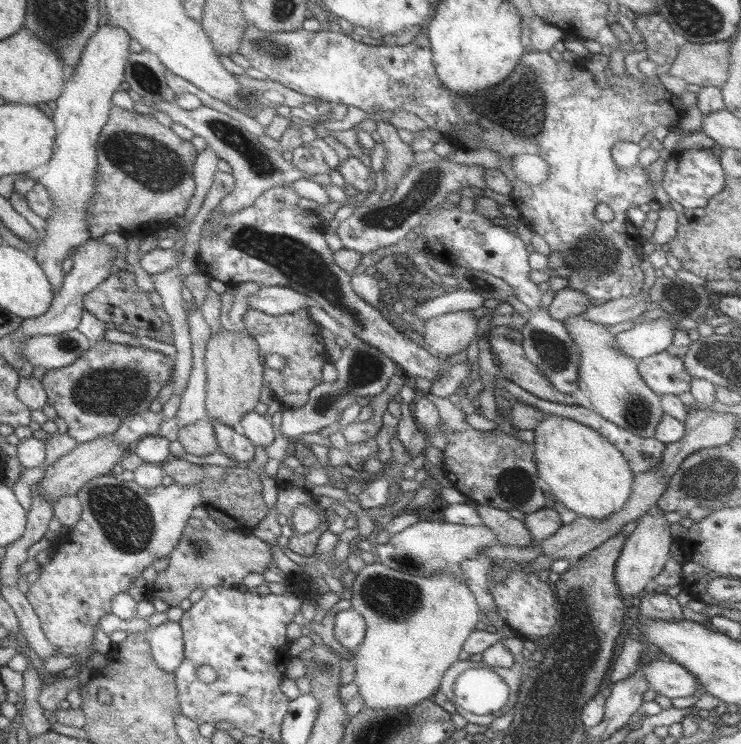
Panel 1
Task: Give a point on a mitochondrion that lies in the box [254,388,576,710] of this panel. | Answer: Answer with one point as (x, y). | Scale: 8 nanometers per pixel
(391, 597)

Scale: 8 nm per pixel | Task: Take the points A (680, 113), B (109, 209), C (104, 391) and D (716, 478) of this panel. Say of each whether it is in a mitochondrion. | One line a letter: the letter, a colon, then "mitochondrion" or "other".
A: other
B: other
C: mitochondrion
D: mitochondrion

